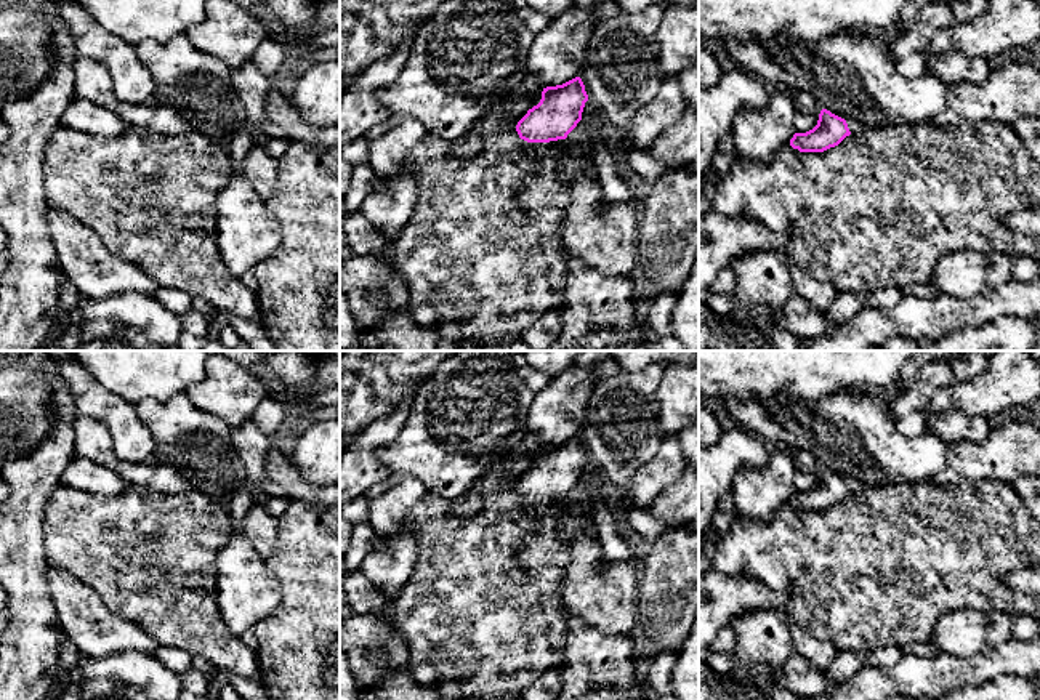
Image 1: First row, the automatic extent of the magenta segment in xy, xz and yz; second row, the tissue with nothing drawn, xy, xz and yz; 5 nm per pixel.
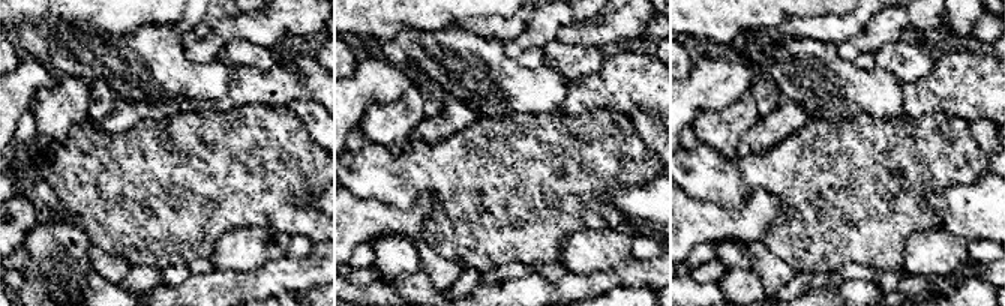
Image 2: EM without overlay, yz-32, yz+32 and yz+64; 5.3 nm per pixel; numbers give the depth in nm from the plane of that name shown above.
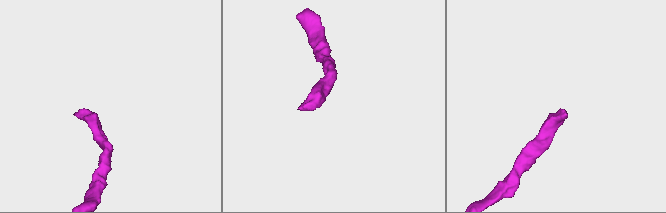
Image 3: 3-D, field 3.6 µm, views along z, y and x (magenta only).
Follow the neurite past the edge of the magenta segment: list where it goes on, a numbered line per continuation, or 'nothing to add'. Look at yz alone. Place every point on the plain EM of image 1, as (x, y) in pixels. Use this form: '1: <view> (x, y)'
1: yz (854, 486)

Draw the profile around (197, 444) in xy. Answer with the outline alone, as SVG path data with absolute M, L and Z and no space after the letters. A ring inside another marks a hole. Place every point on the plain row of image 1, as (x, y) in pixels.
M186 391L167 402L143 399L135 408L154 437L154 453L171 463L192 490L226 505L248 484L231 428L197 408Z

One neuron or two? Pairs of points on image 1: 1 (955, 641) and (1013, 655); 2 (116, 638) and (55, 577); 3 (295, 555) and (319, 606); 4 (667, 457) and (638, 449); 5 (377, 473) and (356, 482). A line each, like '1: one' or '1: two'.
1: two
2: one
3: one
4: two
5: one

